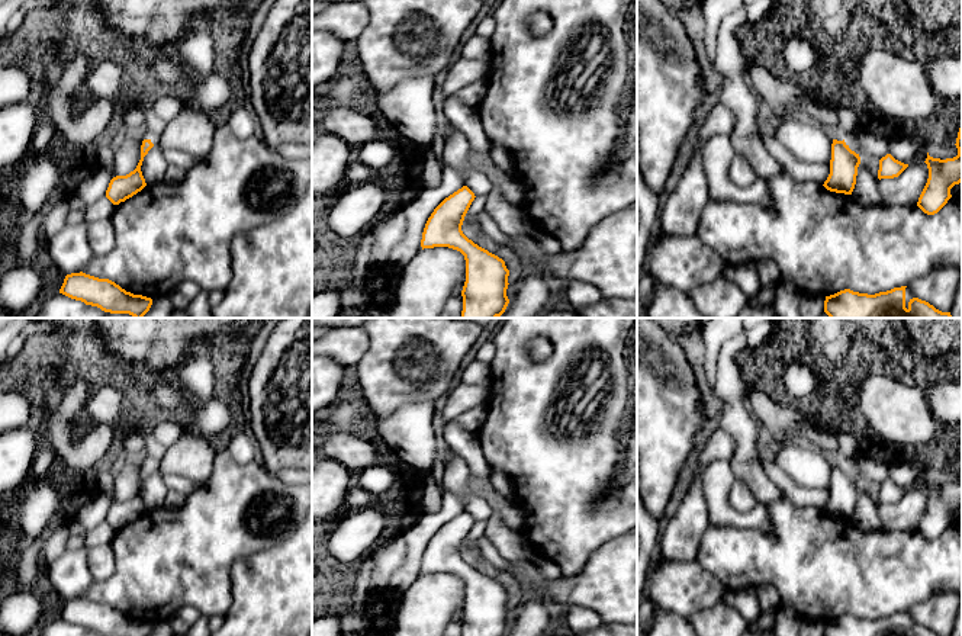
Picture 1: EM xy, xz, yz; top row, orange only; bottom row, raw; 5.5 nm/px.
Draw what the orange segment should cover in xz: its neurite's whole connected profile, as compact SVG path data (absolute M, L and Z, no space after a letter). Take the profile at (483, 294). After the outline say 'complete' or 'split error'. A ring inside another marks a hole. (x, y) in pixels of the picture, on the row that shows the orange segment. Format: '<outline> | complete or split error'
M467 186L445 197L428 218L421 247L422 250L448 247L464 256L461 318L498 318L509 303L506 296L509 270L502 258L474 244L461 231L474 197Z | complete

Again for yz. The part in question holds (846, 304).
M910 286L875 295L844 289L826 296L824 312L830 318L952 318L950 312L916 298Z | split error

